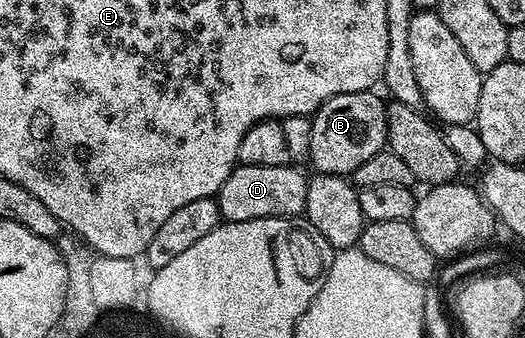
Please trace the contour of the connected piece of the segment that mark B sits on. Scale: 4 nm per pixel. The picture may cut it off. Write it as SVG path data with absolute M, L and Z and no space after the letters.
M363 90L362 92L350 92L339 94L330 100L323 102L316 113L311 115L312 131L310 132L310 152L307 161L312 164L312 170L317 174L339 174L351 176L363 164L370 160L378 151L385 149L388 141L386 132L386 102L380 99L376 92Z

